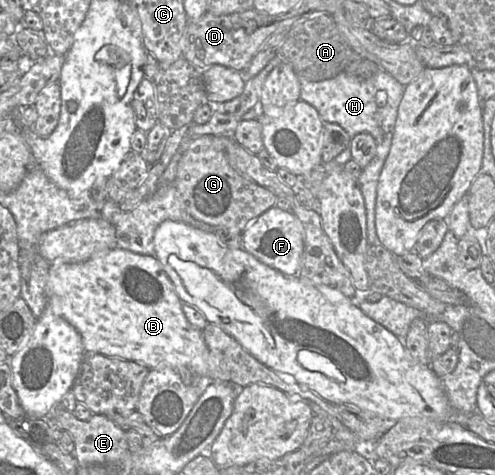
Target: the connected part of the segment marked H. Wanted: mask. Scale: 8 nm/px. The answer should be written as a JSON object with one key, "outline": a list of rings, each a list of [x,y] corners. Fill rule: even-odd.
{"outline":[[[381,69],[369,78],[361,78],[346,72],[324,81],[310,81],[299,76],[300,100],[312,105],[323,122],[340,125],[351,137],[359,133],[369,133],[376,141],[376,153],[371,162],[362,169],[357,185],[364,198],[366,208],[366,229],[368,243],[380,244],[376,234],[375,208],[377,185],[380,173],[390,152],[398,108],[403,97],[402,85],[388,72]]]}

